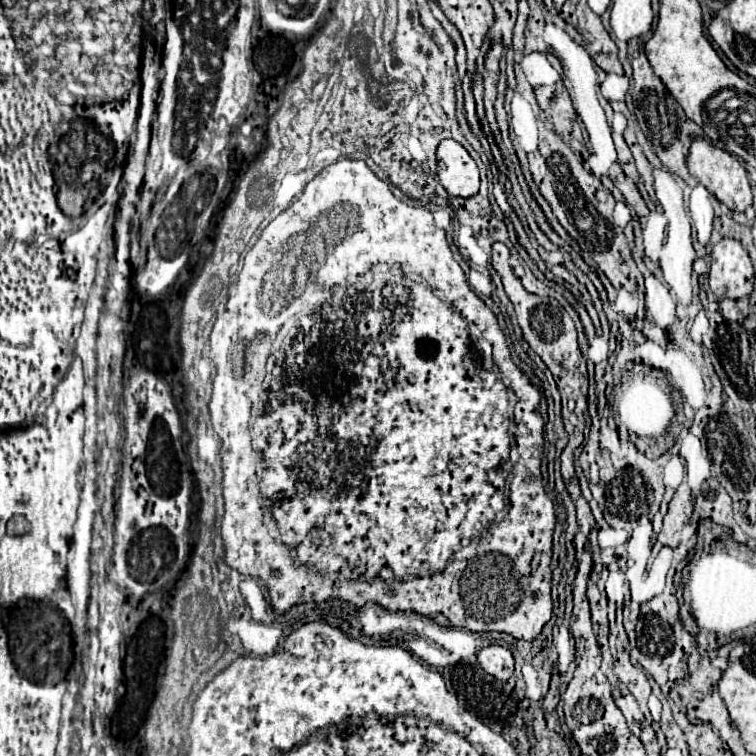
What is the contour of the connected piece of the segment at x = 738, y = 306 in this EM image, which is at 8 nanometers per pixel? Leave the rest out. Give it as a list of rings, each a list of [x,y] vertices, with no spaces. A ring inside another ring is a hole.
[[[742,297],[742,299],[722,299],[720,301],[720,313],[726,317],[726,321],[742,323],[748,313],[750,313],[750,307],[748,307],[748,299]]]

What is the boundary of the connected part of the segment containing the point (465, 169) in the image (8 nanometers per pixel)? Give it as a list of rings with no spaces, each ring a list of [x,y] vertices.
[[[444,139],[438,145],[438,177],[450,197],[468,199],[476,195],[480,187],[478,165],[468,151],[452,139]]]

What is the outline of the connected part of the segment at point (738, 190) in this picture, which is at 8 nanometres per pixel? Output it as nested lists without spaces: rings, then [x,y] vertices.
[[[692,137],[692,145],[690,145],[690,151],[688,151],[688,157],[686,157],[686,165],[688,165],[690,175],[696,177],[712,195],[716,195],[716,199],[720,203],[728,205],[732,211],[746,211],[752,205],[752,191],[750,191],[750,183],[748,183],[748,177],[746,177],[746,169],[728,151],[708,143],[702,137]]]

